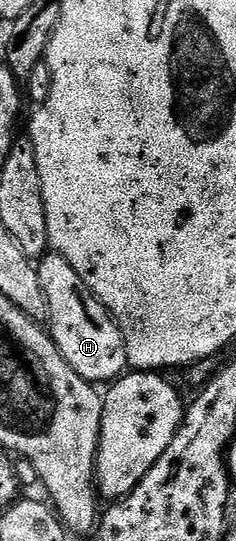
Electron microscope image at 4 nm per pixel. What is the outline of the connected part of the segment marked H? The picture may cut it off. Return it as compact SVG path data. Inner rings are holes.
M55 251L44 254L39 262L36 274L42 283L44 303L46 306L46 328L52 341L58 347L62 359L83 381L111 383L129 368L128 356L124 350L124 337L120 328L112 320L100 300L87 289L83 279Z

